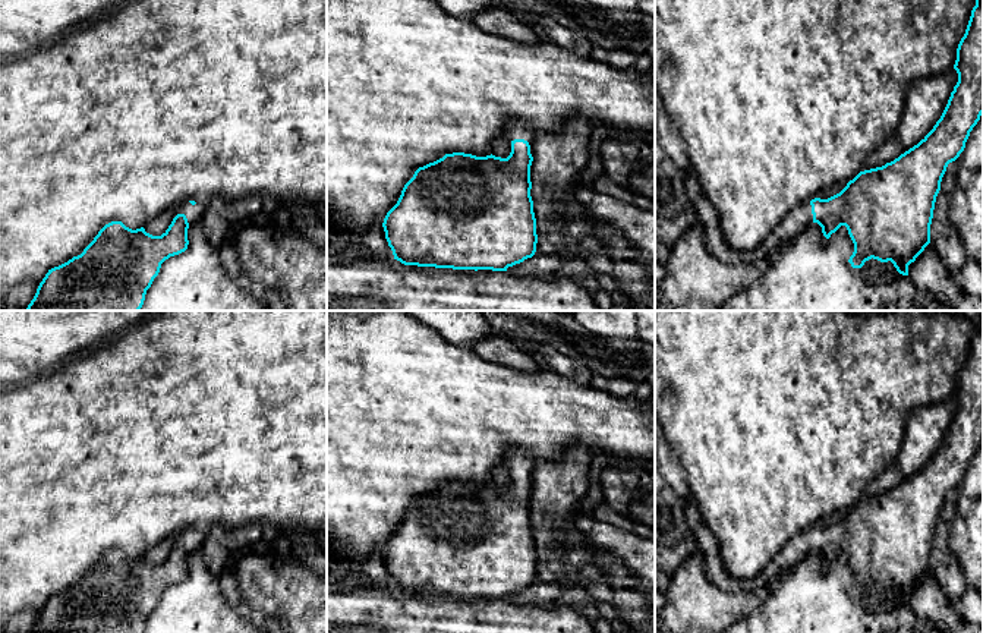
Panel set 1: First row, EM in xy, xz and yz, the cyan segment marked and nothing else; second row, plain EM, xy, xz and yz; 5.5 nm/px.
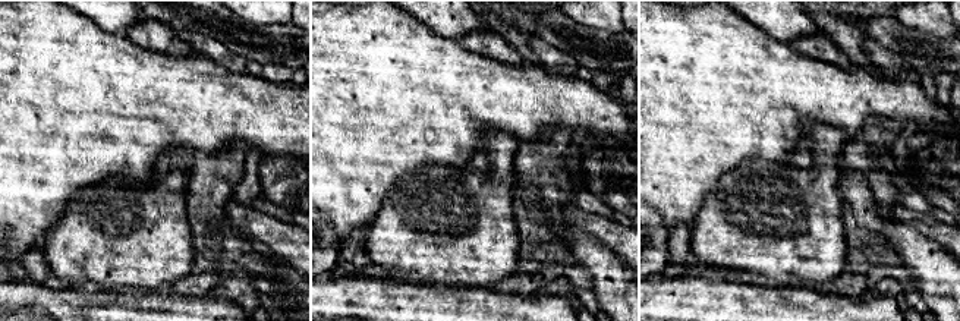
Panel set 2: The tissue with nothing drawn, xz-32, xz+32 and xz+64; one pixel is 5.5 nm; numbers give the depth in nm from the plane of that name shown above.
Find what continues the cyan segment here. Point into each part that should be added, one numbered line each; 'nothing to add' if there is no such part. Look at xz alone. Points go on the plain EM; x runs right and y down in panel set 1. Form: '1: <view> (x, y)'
1: xz (516, 459)

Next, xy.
1: xy (194, 541)

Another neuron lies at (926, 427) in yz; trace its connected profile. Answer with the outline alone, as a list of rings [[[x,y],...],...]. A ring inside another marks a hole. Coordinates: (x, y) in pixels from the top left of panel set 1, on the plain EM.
[[[954,396],[935,404],[914,409],[905,421],[905,438],[894,464],[878,476],[861,500],[882,495],[917,473],[941,447],[958,410]]]

